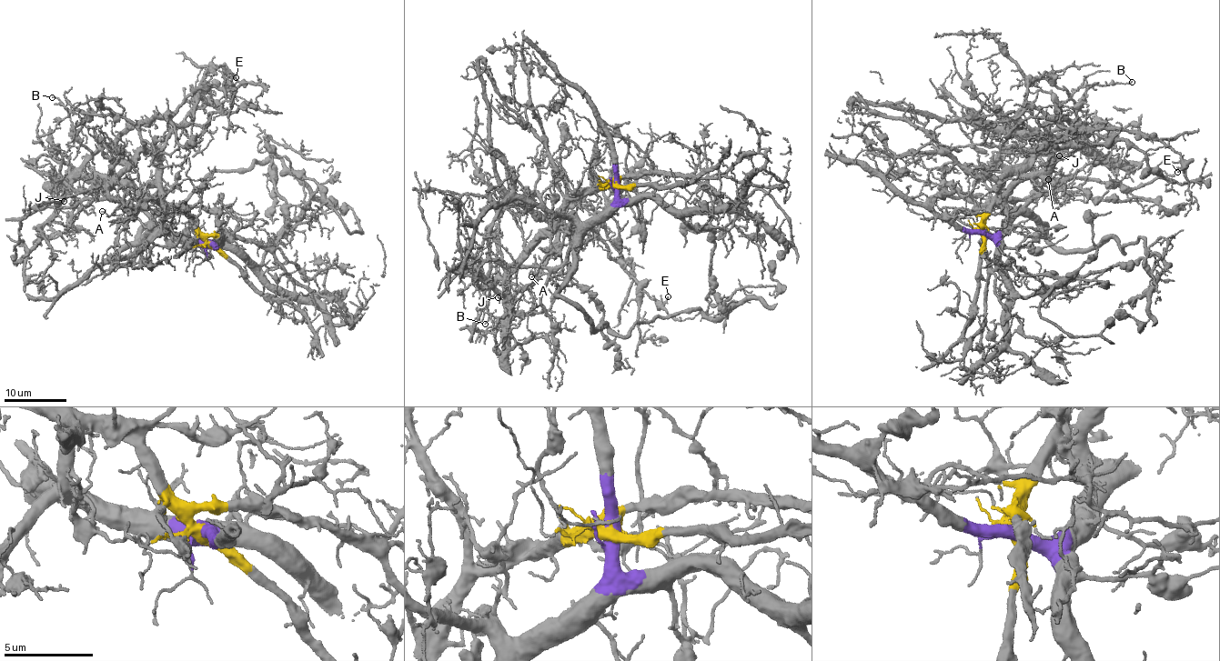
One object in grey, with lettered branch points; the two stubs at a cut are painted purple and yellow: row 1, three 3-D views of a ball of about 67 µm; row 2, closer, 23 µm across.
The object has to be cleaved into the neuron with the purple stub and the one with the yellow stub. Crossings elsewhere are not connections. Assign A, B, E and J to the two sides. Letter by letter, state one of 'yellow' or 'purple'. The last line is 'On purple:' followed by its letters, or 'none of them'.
A: yellow
B: yellow
E: yellow
J: yellow
On purple: none of them

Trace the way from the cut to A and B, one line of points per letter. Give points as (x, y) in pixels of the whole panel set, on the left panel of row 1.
A: (210, 245), (183, 212), (141, 192), (121, 215), (107, 215), (101, 210)
B: (210, 245), (167, 201), (91, 175), (81, 178), (77, 173), (90, 151), (79, 142), (67, 107), (53, 97)

